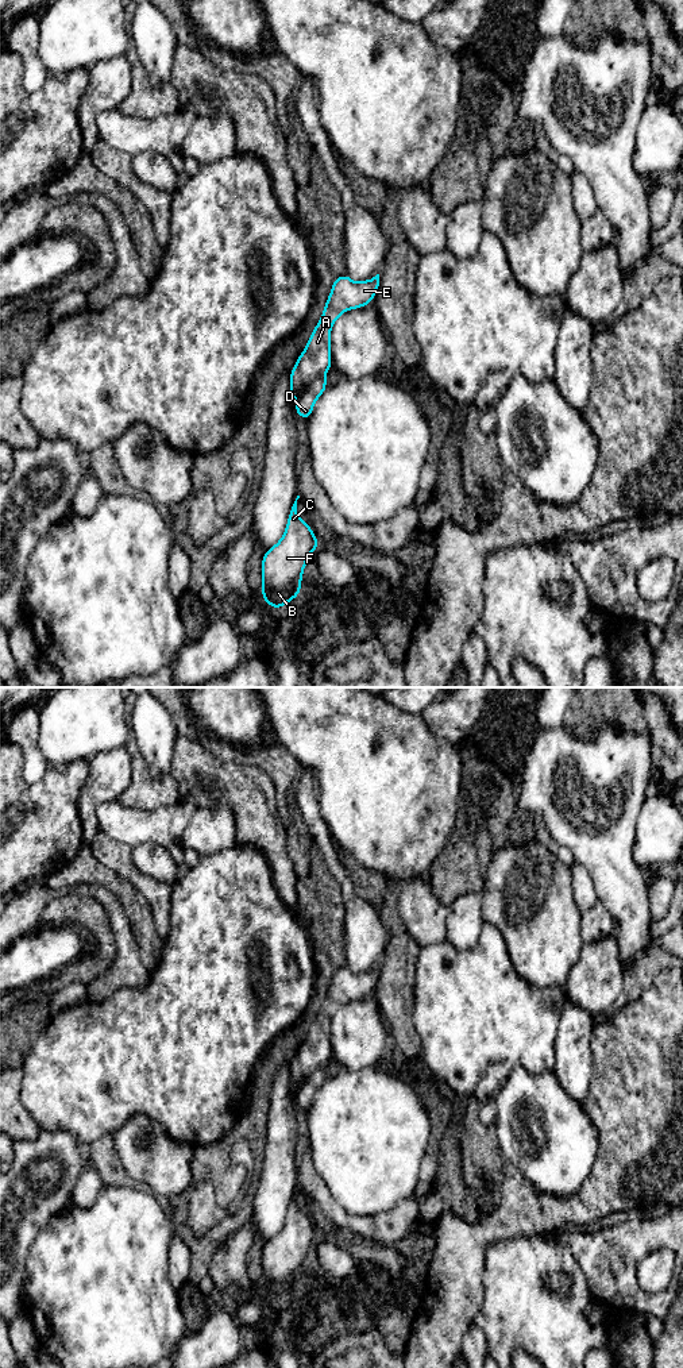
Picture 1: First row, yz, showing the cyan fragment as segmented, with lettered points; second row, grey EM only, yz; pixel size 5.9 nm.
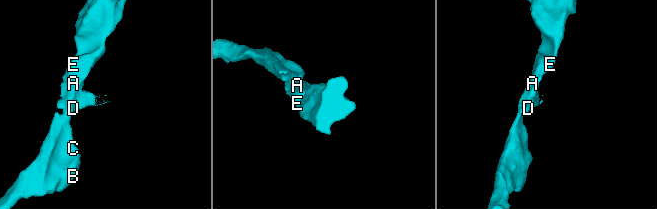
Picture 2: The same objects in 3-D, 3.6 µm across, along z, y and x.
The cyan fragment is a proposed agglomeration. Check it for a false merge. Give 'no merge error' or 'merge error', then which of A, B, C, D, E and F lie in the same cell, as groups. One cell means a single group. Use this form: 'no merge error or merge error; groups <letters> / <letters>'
merge error; groups A B C E F / D

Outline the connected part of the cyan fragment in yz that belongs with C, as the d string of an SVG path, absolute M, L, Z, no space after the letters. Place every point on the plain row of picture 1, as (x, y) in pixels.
M297 1187L281 1232L265 1242L262 1251L262 1286L265 1295L279 1300L301 1284L302 1264L309 1246L320 1234L309 1215L297 1205Z

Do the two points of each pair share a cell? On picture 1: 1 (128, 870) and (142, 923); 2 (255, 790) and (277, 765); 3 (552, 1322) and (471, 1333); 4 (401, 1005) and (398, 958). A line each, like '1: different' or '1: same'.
1: different
2: different
3: different
4: same

